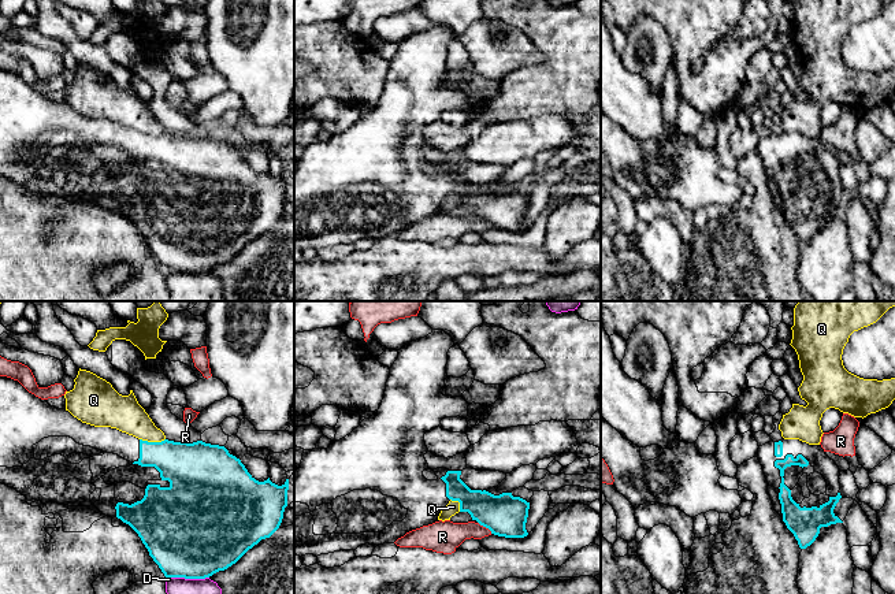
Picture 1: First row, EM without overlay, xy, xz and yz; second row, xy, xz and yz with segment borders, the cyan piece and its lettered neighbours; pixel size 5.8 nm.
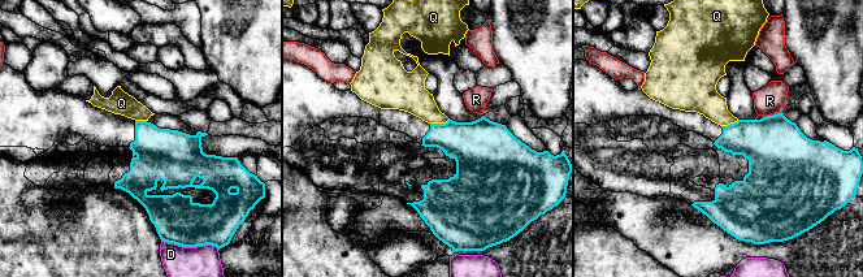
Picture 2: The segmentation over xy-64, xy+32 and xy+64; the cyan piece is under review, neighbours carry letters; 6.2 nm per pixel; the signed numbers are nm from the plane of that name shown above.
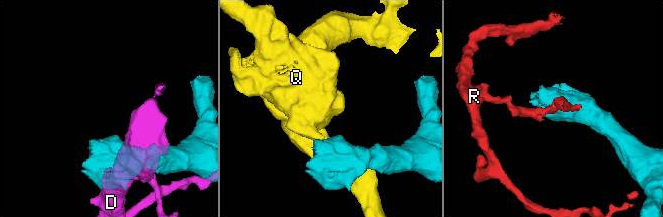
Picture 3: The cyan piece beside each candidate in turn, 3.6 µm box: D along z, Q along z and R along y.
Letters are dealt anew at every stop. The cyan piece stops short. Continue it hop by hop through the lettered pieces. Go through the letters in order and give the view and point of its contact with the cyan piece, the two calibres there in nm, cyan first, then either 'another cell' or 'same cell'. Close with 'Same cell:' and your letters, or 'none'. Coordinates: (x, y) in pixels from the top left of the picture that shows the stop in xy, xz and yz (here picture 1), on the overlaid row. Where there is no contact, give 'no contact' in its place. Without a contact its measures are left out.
D: contact xy (188, 578); calibres 500 and 100 nm; another cell
Q: contact xy (152, 442); calibres 280 and 200 nm; another cell
R: contact xz (485, 526); calibres 240 and 190 nm; another cell
Same cell: none

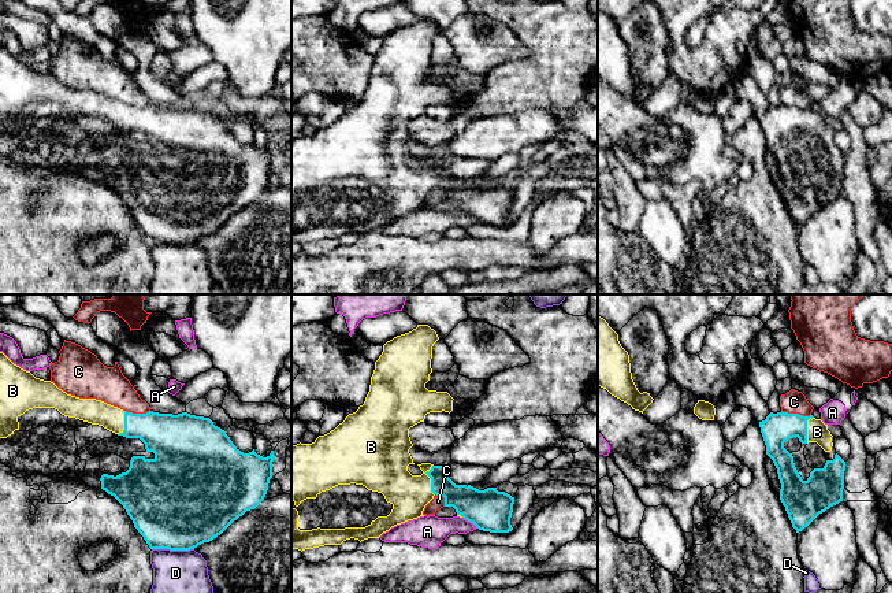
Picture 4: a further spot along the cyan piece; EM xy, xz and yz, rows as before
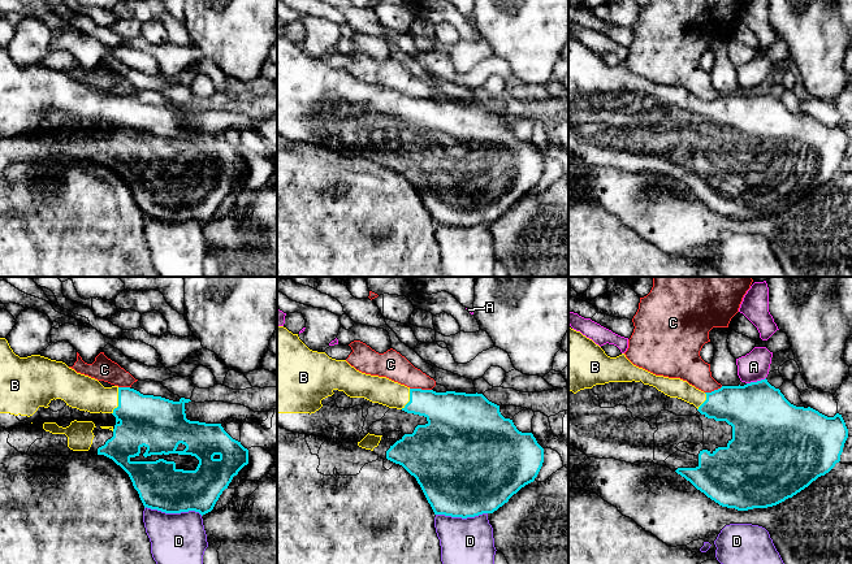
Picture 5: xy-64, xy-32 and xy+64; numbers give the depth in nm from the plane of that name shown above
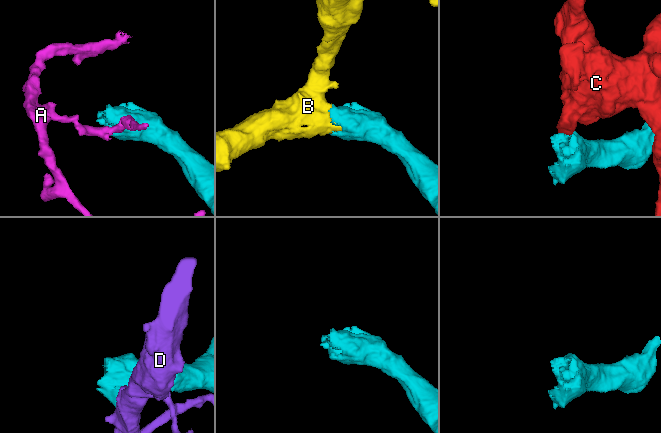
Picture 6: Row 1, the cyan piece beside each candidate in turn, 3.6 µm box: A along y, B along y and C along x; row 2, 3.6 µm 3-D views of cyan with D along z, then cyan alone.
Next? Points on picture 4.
A: contact xz (469, 521); calibres 240 and 190 nm; another cell
B: contact xz (431, 480); calibres 180 and 240 nm; same cell
C: contact yz (796, 414); calibres 180 and 140 nm; another cell
D: contact xy (173, 549); calibres 500 and 260 nm; another cell
Same cell: B

